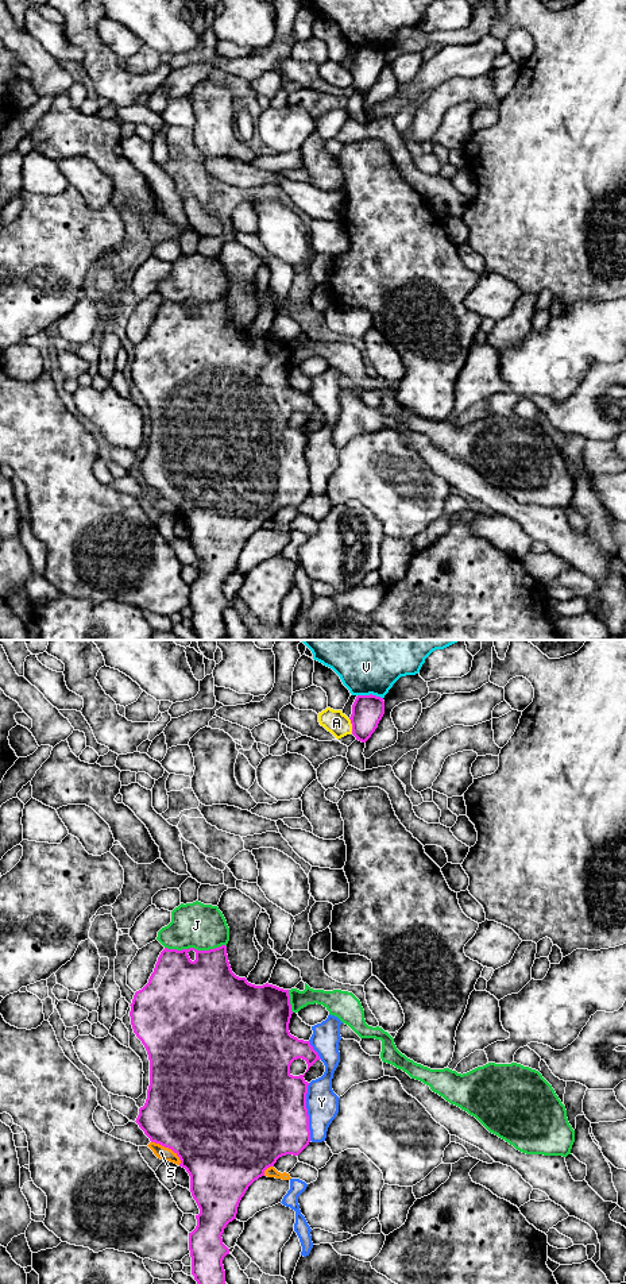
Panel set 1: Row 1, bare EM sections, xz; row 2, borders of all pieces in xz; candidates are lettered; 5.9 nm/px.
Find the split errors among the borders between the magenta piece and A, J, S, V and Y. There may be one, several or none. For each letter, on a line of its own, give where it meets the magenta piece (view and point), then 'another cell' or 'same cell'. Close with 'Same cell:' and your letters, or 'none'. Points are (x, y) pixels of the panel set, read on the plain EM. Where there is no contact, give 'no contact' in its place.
A: contact xz (352, 77); another cell
J: contact xz (194, 301); another cell
S: contact xz (167, 498); another cell
V: contact xz (370, 46); another cell
Y: contact xz (306, 463); another cell
Same cell: none

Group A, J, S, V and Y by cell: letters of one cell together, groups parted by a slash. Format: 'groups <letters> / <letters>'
groups A / J / S / V / Y

